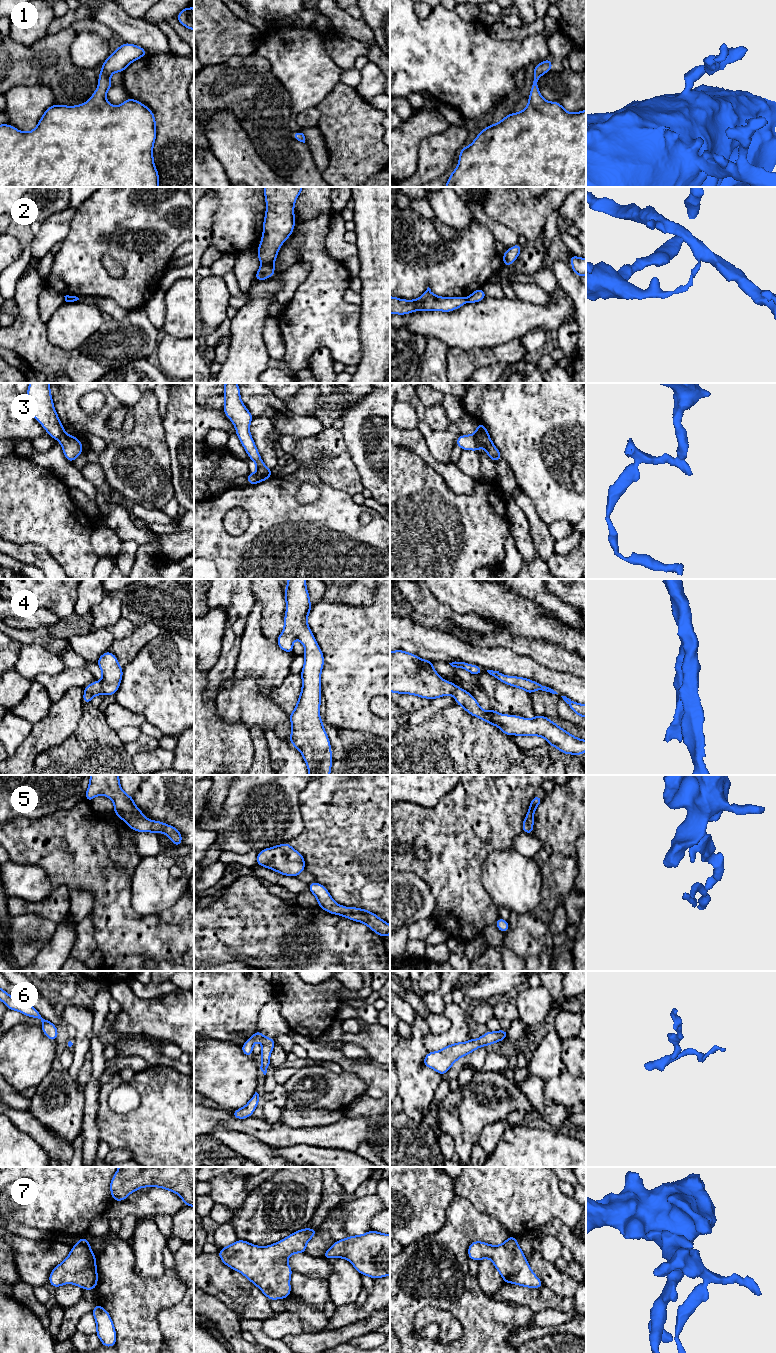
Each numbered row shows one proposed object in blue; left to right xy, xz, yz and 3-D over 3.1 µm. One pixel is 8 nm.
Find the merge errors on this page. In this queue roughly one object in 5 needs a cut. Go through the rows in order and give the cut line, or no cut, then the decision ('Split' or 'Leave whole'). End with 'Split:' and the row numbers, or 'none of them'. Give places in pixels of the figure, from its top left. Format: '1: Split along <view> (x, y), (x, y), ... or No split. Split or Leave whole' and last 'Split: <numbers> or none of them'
1: No split. Leave whole
2: Split along xz (262, 263), (272, 264). Split
3: Split along yz (476, 431), (480, 434), (488, 435). Split
4: No split. Leave whole
5: No split. Leave whole
6: No split. Leave whole
7: No split. Leave whole
Split: 2, 3

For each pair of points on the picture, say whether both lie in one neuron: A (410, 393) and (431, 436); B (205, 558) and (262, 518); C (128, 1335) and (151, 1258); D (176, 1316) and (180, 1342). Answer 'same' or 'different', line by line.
A: same
B: same
C: different
D: same

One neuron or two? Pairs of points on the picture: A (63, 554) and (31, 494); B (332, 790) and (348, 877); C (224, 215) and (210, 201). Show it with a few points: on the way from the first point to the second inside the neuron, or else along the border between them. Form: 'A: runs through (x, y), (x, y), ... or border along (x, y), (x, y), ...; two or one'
A: runs through (63, 539), (63, 531), (41, 509); one
B: runs through (344, 810), (344, 855); one
C: border along (217, 197), (212, 230); two

